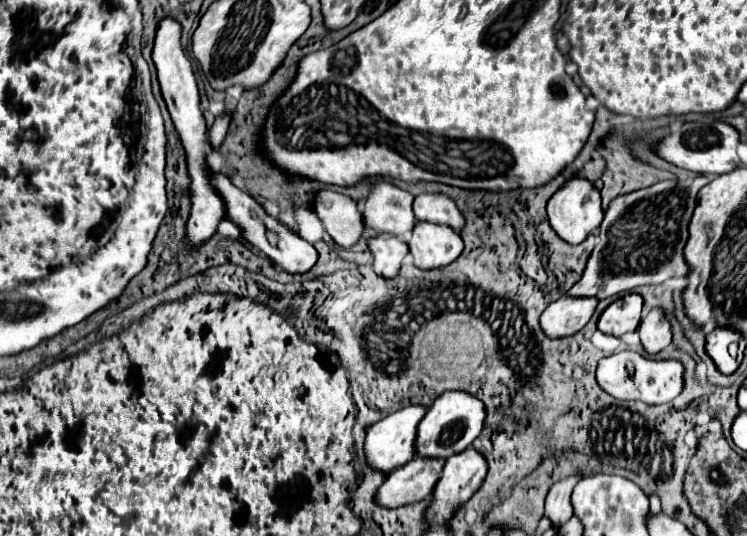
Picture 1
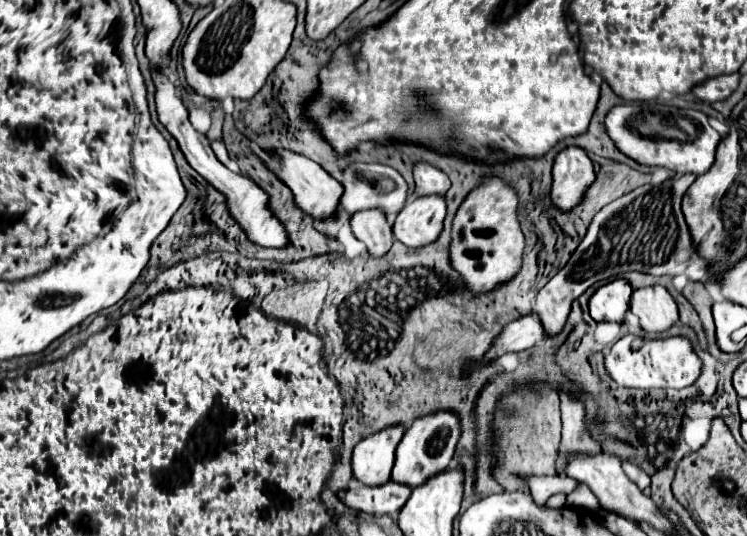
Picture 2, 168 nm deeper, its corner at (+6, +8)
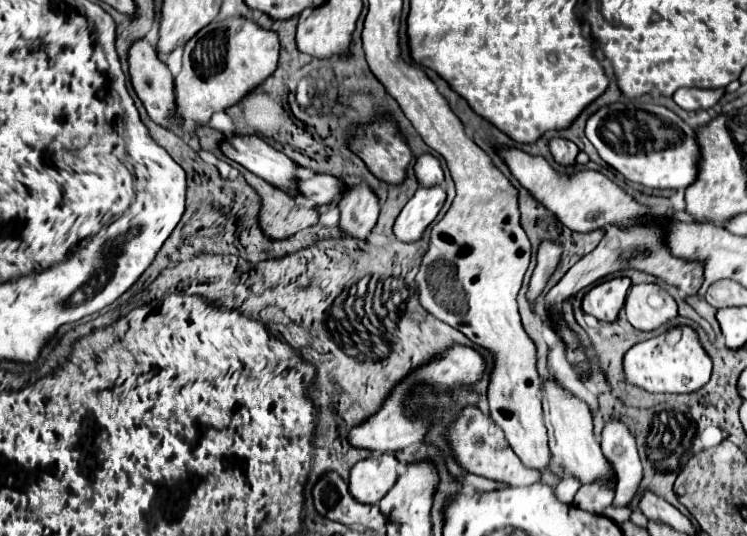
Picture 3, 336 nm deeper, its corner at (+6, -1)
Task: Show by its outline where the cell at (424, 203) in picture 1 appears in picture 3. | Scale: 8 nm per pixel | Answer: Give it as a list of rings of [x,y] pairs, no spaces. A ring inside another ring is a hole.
[[[423,153],[415,161],[415,175],[421,185],[441,185],[443,183],[443,169],[437,157],[431,153]]]

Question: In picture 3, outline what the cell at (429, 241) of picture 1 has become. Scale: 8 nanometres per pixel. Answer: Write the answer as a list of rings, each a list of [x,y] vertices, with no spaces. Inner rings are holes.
[[[419,187],[417,193],[409,199],[409,203],[403,207],[401,215],[395,223],[395,235],[399,239],[413,241],[421,239],[423,231],[435,221],[441,207],[445,203],[445,189],[443,187]]]

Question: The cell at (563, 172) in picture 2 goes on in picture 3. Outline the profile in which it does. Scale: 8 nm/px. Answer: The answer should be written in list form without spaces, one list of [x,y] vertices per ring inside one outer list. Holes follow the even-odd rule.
[[[555,137],[555,139],[549,141],[549,151],[559,165],[575,163],[575,157],[579,153],[579,149],[573,141],[567,141],[567,139],[561,139],[561,137]]]

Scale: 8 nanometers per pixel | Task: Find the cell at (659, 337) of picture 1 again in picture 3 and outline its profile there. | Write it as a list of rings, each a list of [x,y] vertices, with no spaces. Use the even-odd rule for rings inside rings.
[[[641,283],[629,289],[625,311],[633,327],[651,331],[677,317],[677,303],[657,283]]]

